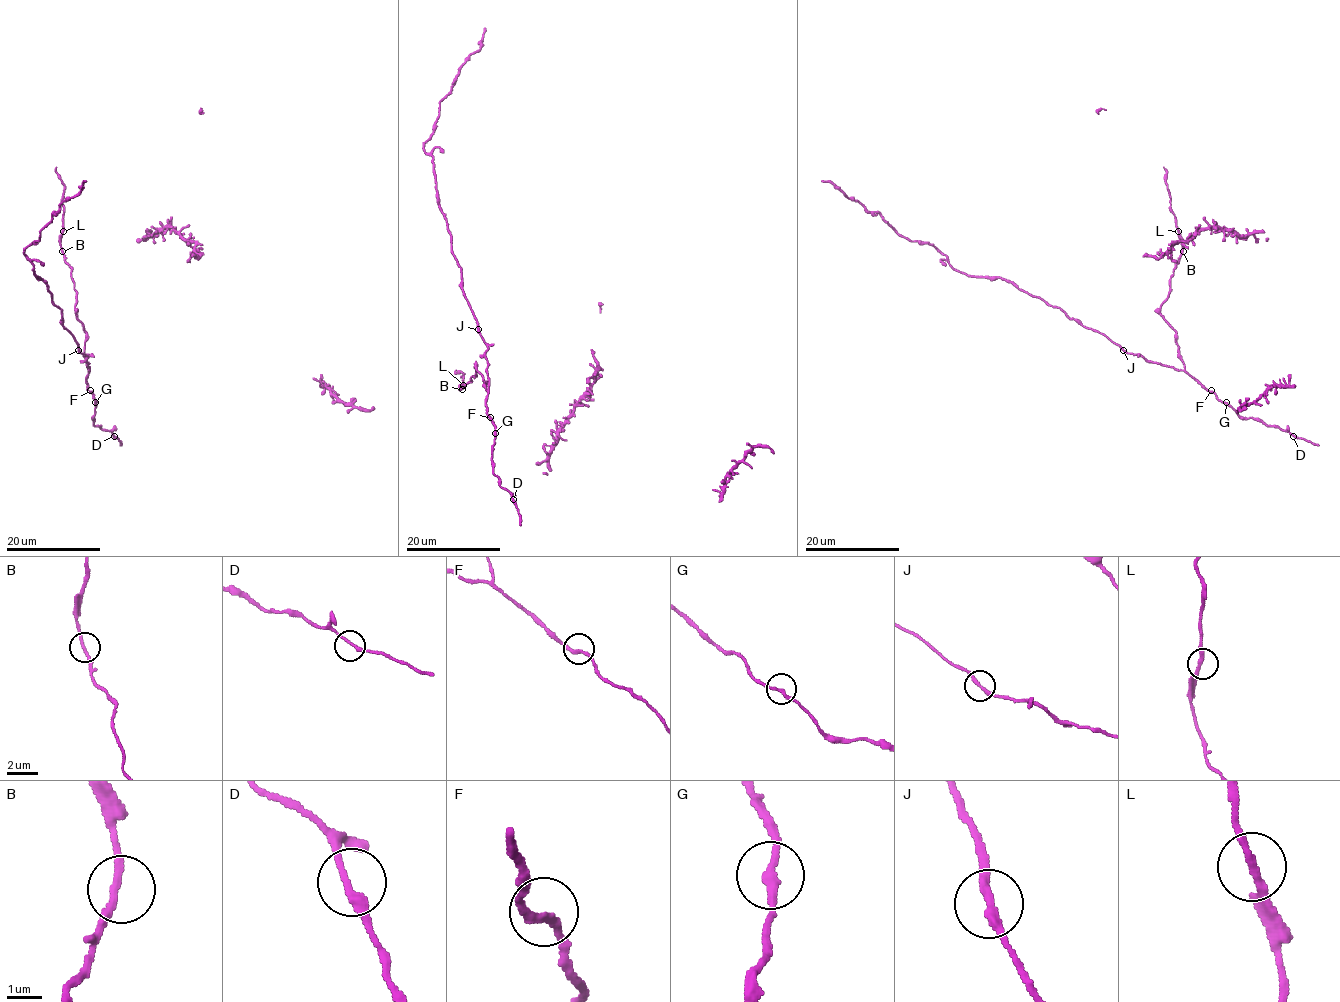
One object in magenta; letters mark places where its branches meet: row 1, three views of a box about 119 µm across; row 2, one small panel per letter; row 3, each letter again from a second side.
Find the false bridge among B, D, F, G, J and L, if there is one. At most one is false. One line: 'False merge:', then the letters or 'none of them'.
False merge: none of them

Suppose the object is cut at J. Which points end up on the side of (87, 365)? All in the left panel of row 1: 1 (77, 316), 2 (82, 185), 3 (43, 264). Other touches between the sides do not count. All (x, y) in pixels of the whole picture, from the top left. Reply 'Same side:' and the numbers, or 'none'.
Same side: 1

